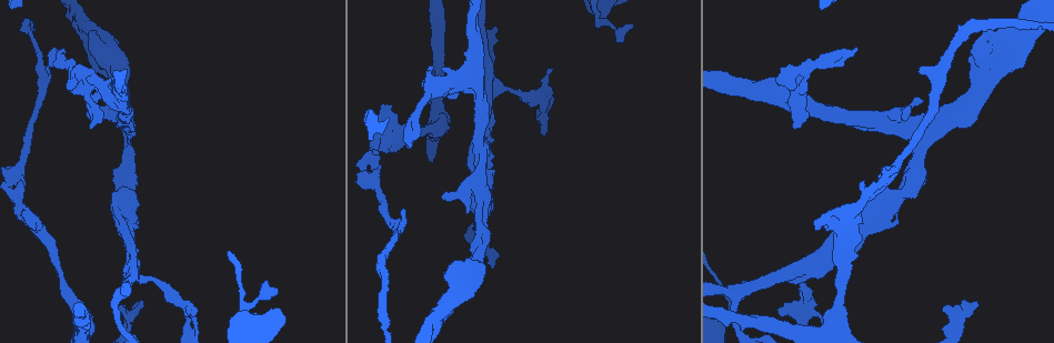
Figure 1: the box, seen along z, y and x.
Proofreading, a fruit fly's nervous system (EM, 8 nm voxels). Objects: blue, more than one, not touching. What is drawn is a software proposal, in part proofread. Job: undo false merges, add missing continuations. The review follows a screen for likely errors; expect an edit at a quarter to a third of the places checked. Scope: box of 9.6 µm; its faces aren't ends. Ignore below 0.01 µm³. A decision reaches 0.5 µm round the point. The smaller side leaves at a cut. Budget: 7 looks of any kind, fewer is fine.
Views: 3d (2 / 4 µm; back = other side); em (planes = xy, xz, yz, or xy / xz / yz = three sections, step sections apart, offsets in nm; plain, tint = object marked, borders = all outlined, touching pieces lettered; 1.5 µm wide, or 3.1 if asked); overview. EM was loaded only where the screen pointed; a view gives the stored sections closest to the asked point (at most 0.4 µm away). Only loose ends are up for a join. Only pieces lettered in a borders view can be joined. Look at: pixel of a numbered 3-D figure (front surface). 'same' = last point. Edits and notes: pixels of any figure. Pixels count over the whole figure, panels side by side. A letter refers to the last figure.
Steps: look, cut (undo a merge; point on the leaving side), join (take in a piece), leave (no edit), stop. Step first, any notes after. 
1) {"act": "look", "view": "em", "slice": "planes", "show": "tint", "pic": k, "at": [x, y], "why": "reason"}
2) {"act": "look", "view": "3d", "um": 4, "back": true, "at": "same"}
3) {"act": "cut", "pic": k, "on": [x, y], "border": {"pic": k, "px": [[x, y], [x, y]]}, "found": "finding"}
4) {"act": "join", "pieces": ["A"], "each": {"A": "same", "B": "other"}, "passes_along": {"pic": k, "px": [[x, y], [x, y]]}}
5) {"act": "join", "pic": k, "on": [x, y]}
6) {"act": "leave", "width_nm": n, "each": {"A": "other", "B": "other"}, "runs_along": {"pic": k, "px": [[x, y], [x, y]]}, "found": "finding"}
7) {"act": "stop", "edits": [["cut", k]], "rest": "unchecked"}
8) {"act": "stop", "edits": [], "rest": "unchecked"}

{"act": "look", "view": "3d", "um": 4, "back": true, "pic": 1, "at": [728, 306], "why": "three arms meet"}

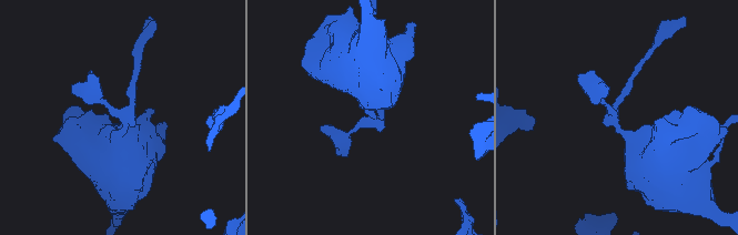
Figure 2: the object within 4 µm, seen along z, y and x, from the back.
{"act": "look", "view": "em", "slice": "xz", "step": 4, "show": "borders", "pic": 2, "at": [126, 117], "arms": 3}

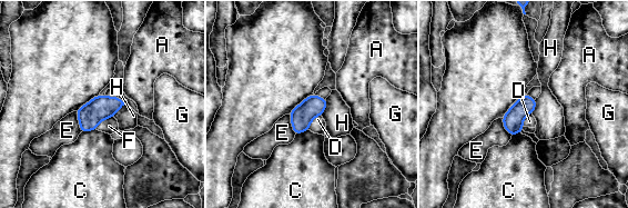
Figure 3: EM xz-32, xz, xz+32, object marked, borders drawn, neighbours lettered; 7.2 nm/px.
{"act": "leave", "each": {"A": "other", "C": "other", "D": "other", "E": "other", "F": "other", "G": "other", "H": "other"}, "border": {"pic": 3, "px": [[532, 114], [525, 118], [522, 125]]}, "found": "continuous, no second neuron"}

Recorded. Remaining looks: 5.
{"act": "look", "view": "em", "slice": "planes", "show": "borders", "pic": 1, "at": [778, 313], "why": "branch stops here"}

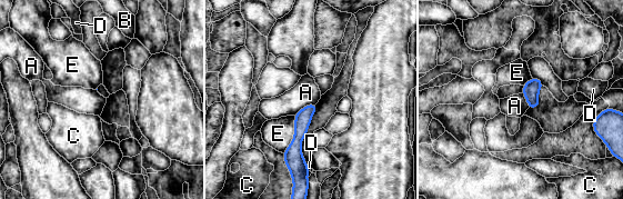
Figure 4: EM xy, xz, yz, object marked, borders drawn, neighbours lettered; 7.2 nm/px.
{"act": "leave", "each": {"A": "other", "B": "other", "C": "other", "D": "other", "E": "other"}, "border": {"pic": 4, "px": [[315, 102], [305, 105], [294, 116]]}, "found": "none of them fits"}

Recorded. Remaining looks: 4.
{"act": "look", "view": "3d", "um": 2, "pic": 1, "at": [134, 302], "why": "an open end"}

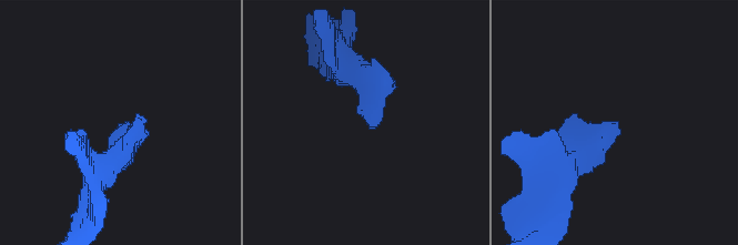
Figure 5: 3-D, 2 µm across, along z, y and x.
{"act": "look", "view": "em", "slice": "planes", "show": "borders", "pic": 5, "at": [370, 129]}

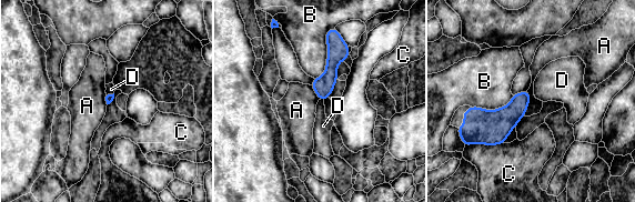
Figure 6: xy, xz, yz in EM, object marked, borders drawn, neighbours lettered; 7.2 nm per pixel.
{"act": "leave", "longest_contact_nm": ["B", 400], "each": {"A": "other", "B": "other", "C": "other", "D": "other"}, "border": {"pic": 6, "px": [[320, 99], [323, 100]]}, "found": "none of them fits"}

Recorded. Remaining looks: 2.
{"act": "stop", "edits": [], "rest": "unchecked"}

